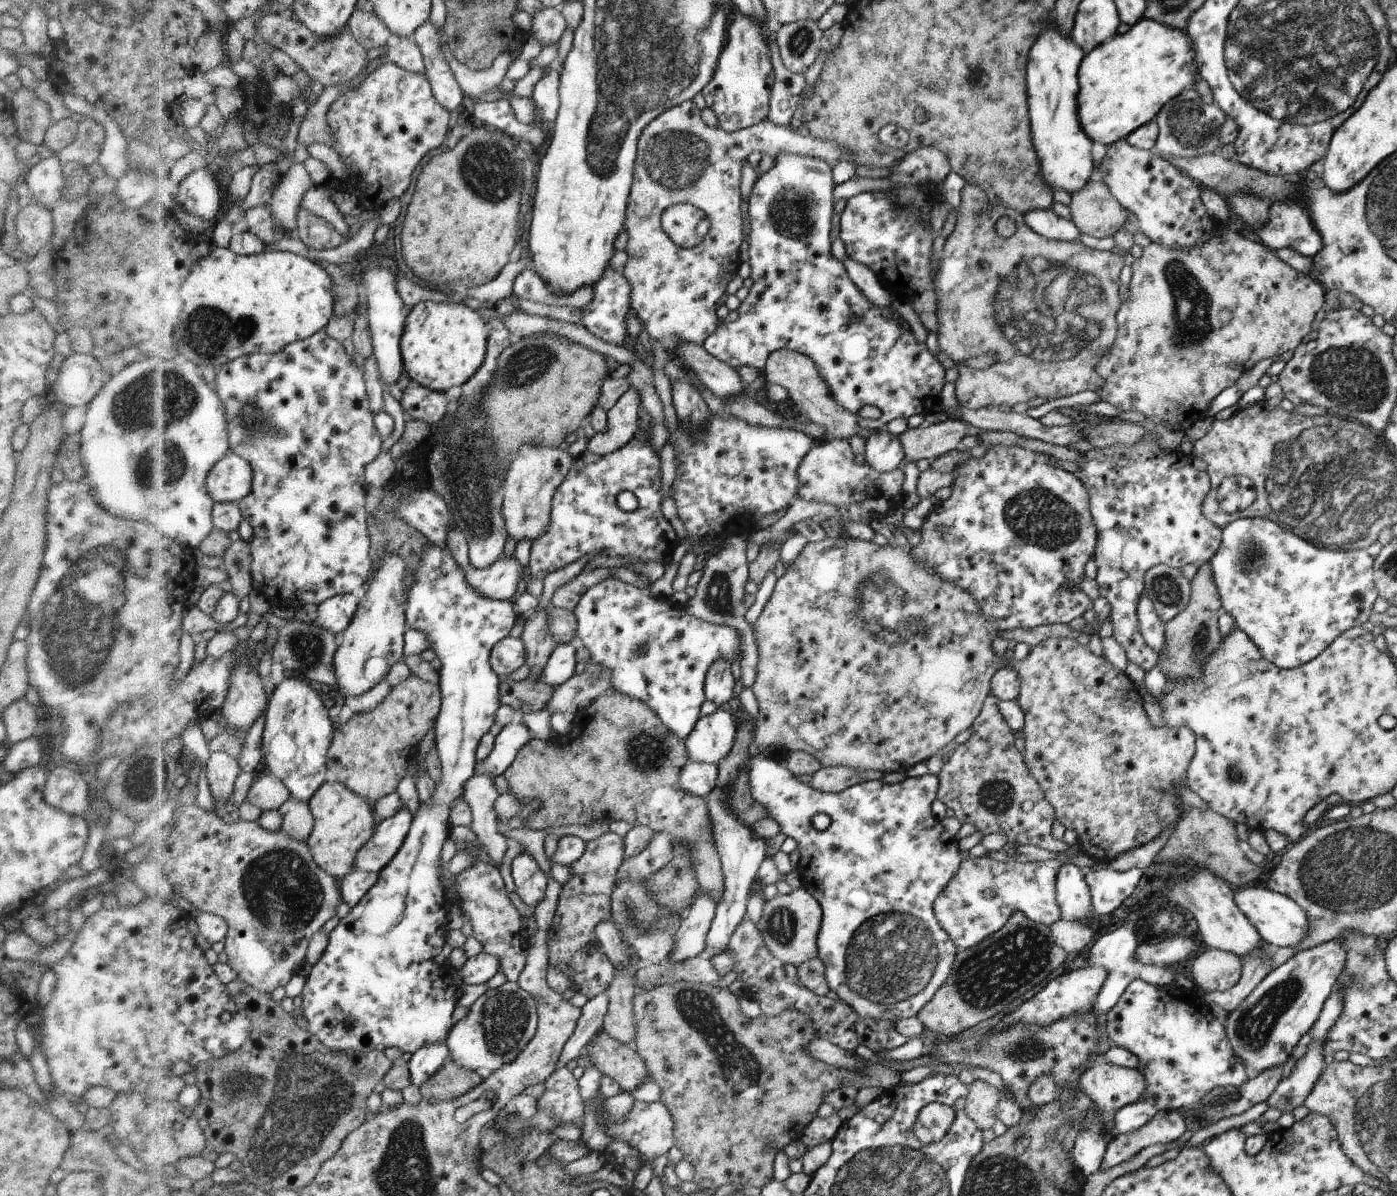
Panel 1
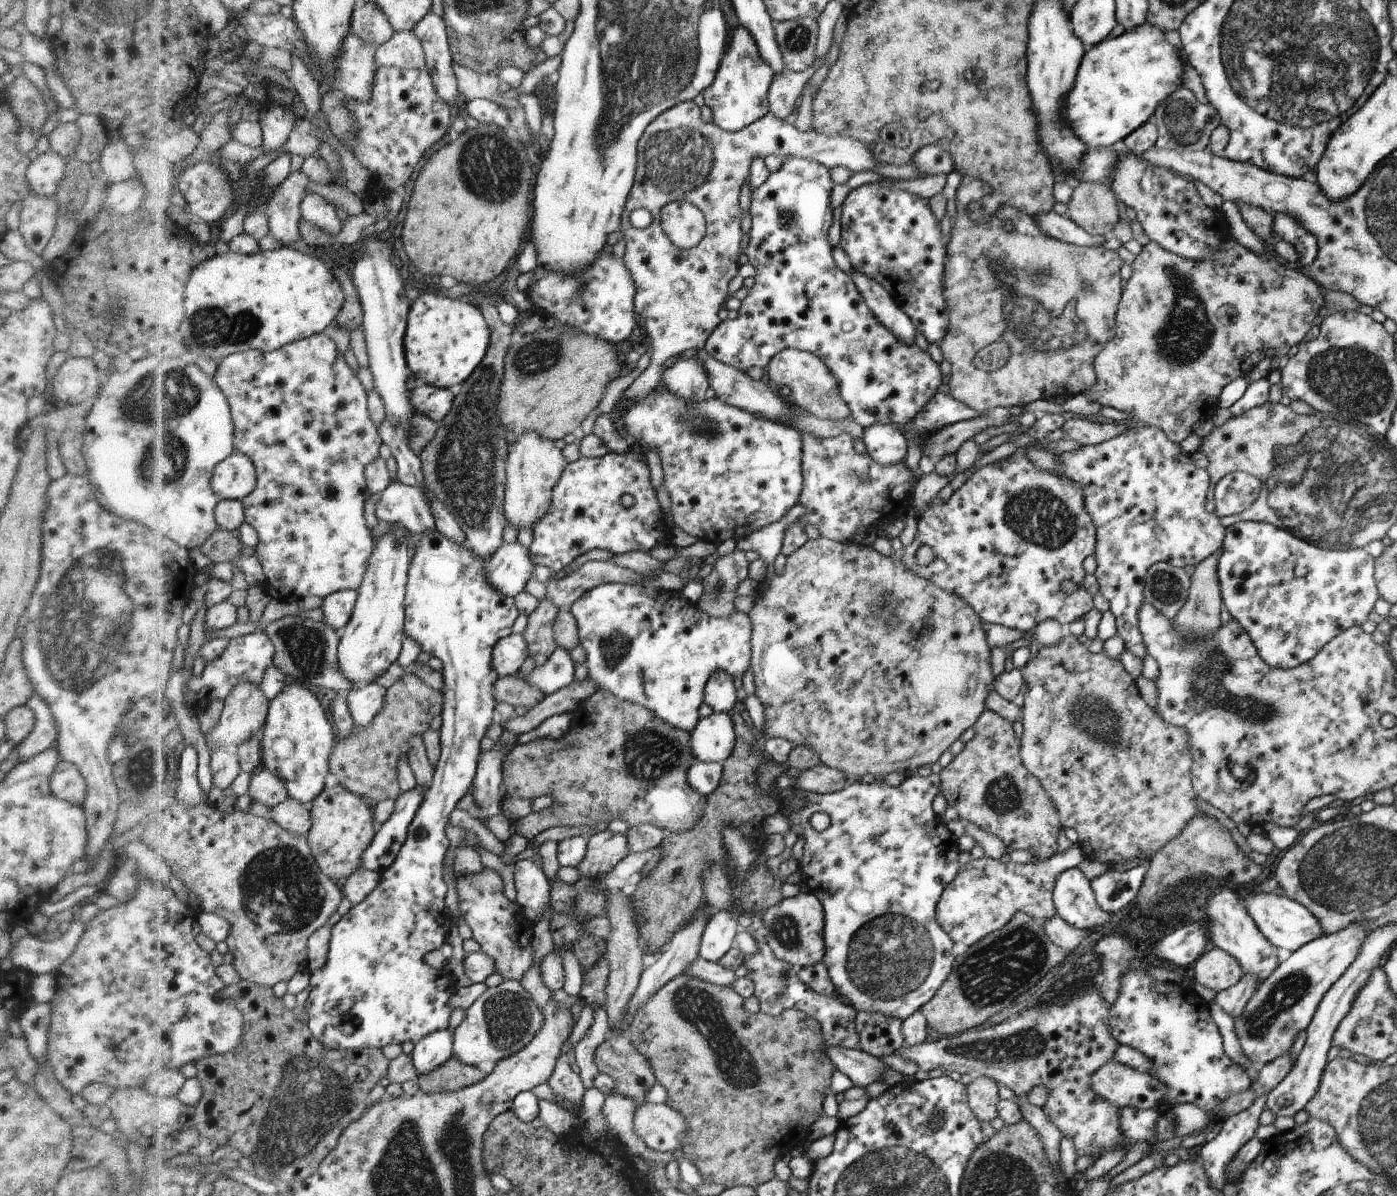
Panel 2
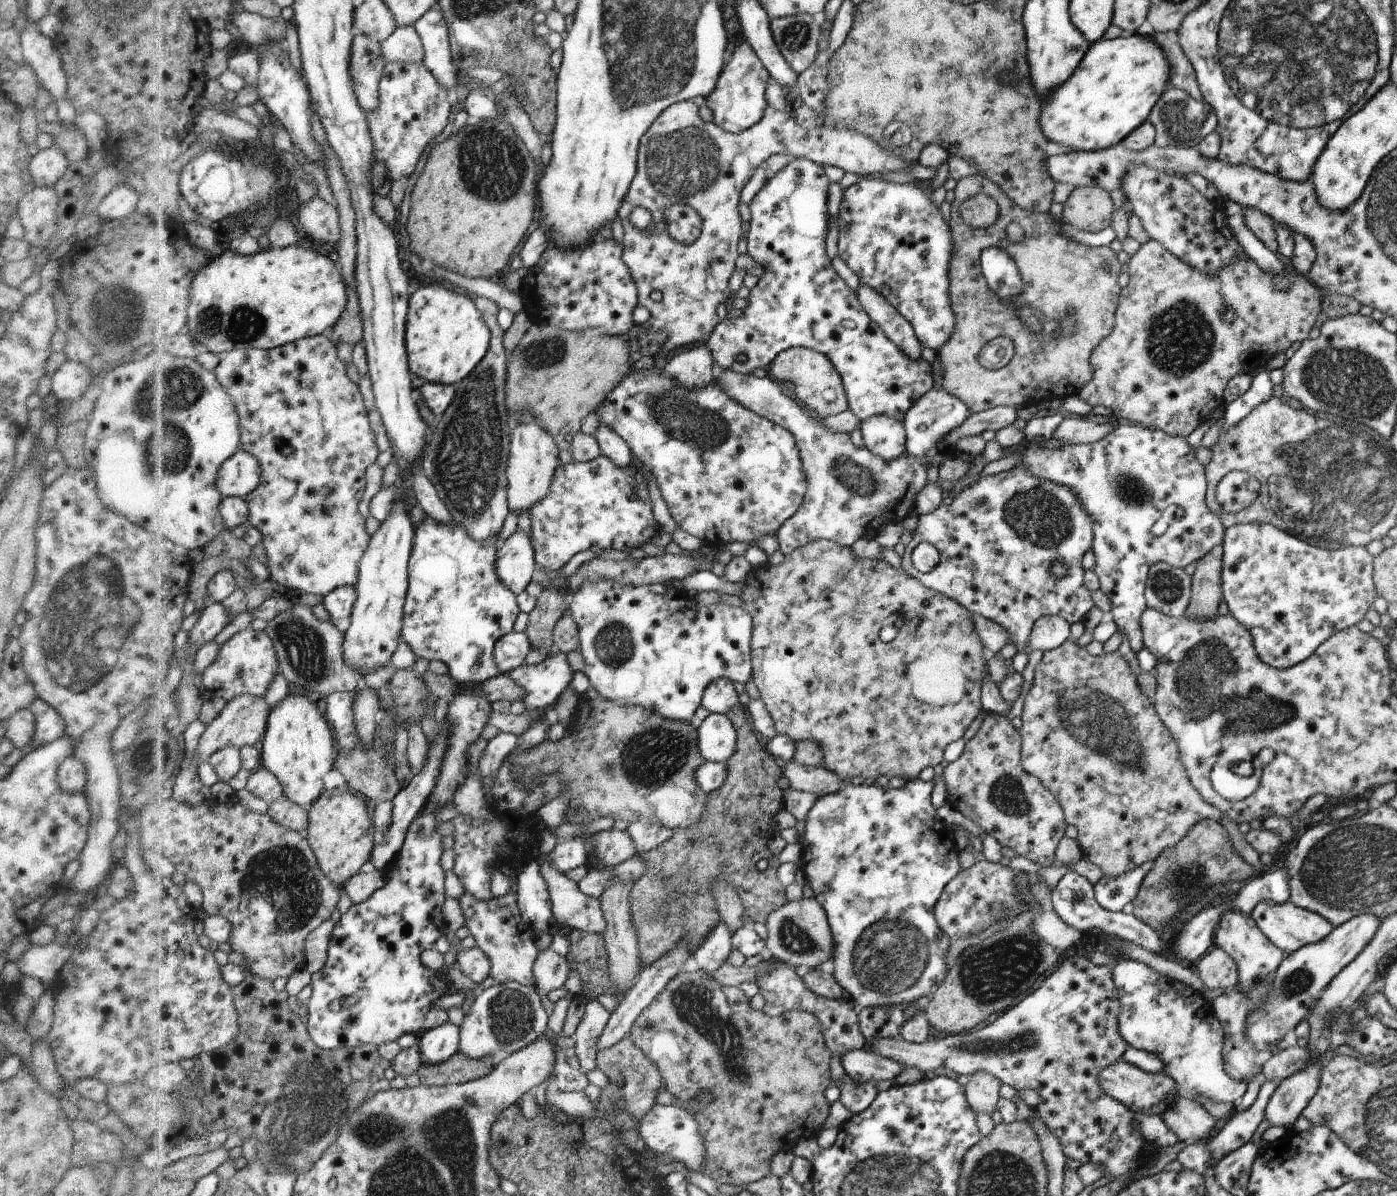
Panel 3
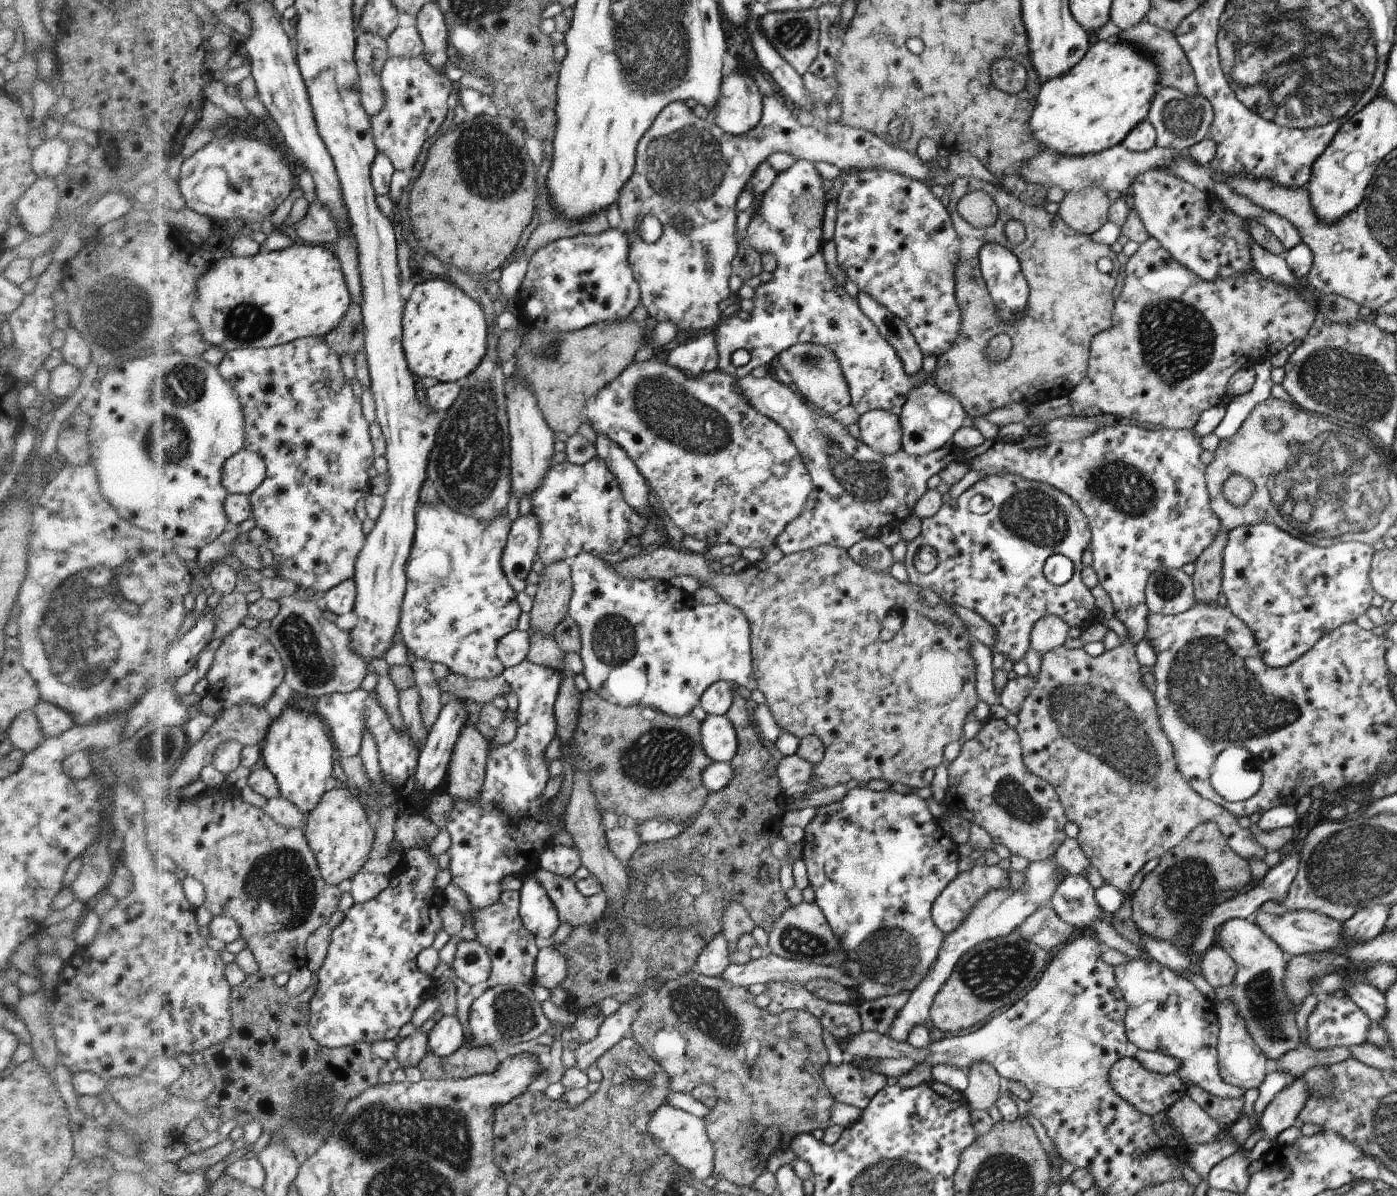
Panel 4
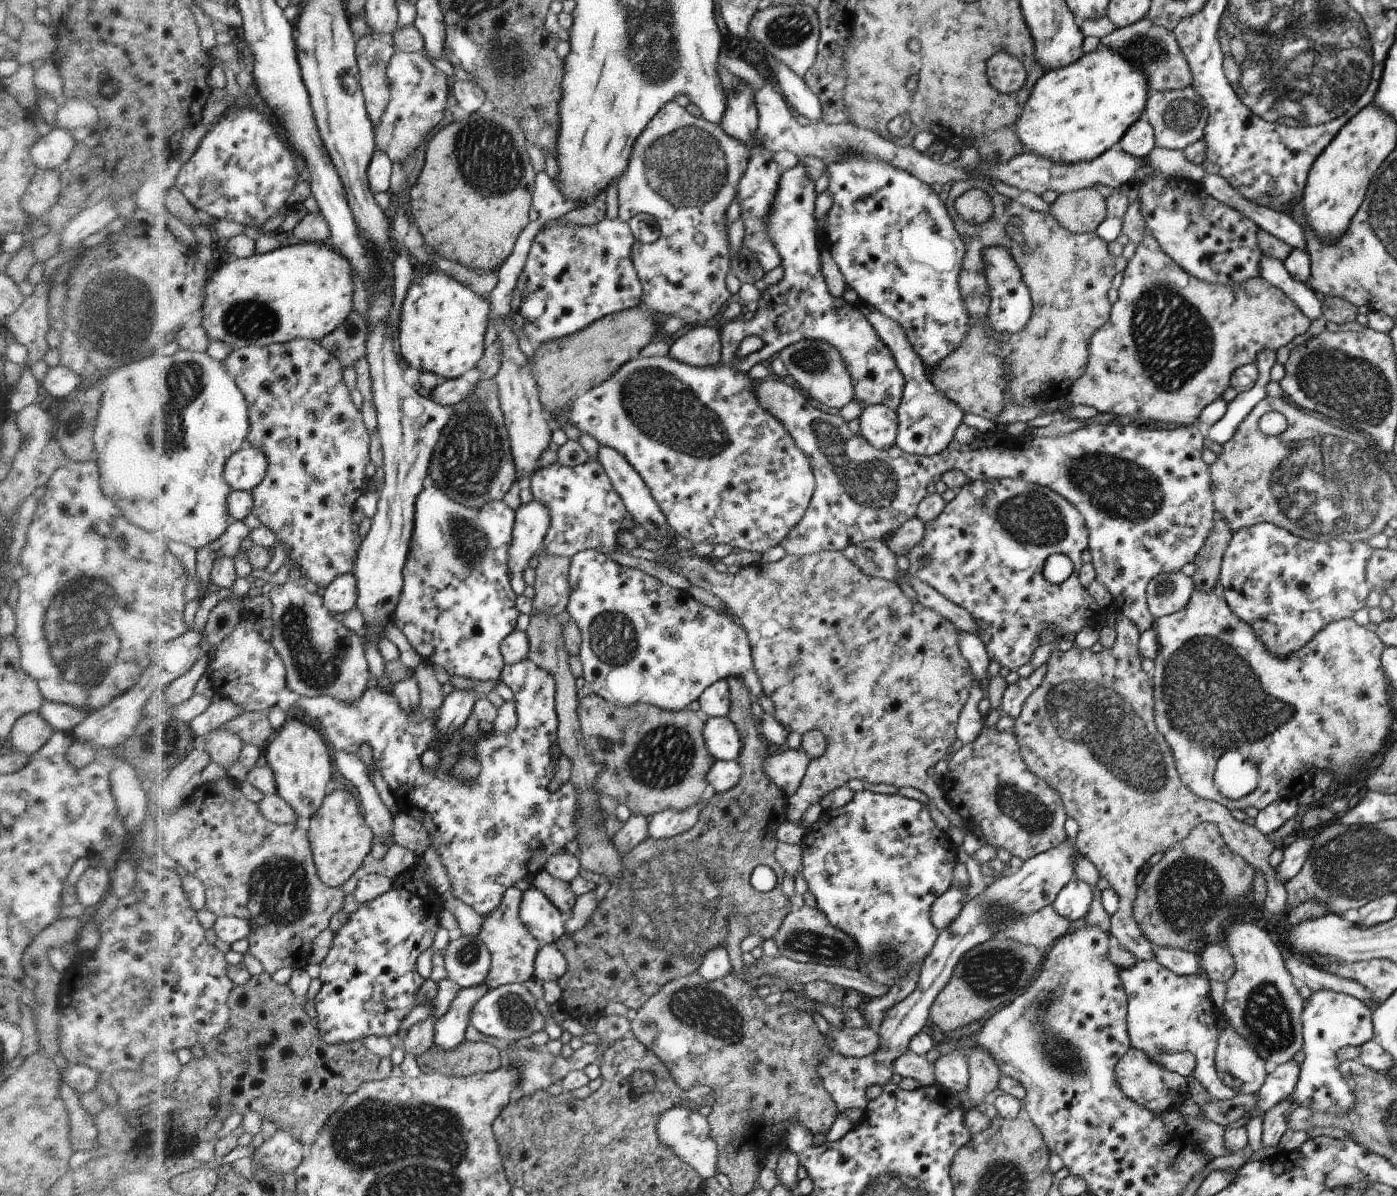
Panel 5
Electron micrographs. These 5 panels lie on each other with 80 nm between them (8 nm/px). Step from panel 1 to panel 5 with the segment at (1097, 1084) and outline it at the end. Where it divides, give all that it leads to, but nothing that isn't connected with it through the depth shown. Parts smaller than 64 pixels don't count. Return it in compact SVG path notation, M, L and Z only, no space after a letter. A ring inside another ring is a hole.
M1130 1048L1116 1066L1115 1072L1124 1094L1154 1113L1162 1114L1165 1110L1174 1109L1190 1097L1185 1075L1166 1070L1154 1063L1144 1051Z

